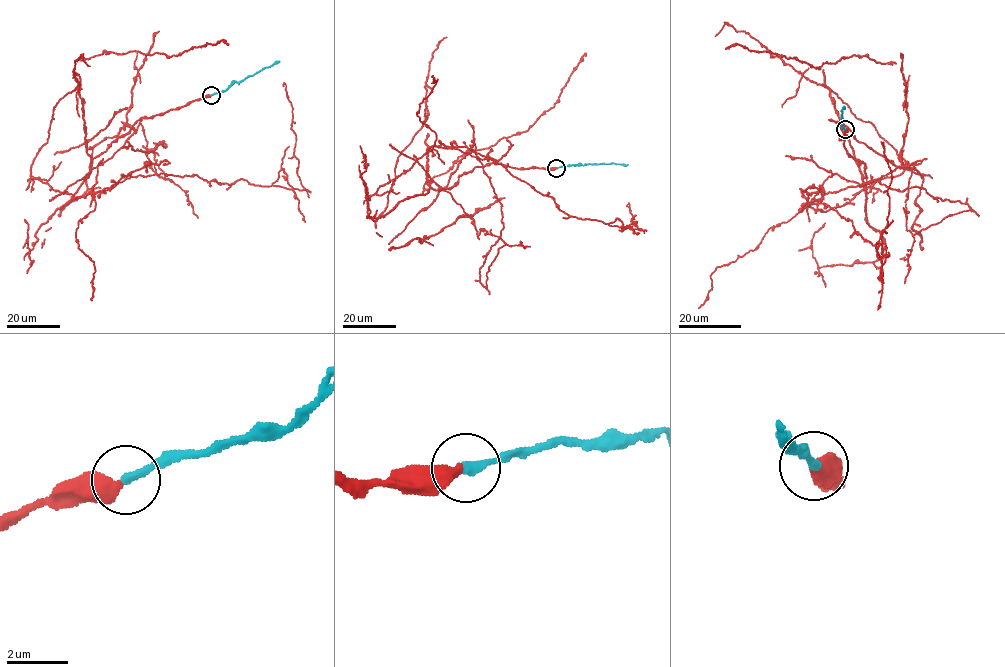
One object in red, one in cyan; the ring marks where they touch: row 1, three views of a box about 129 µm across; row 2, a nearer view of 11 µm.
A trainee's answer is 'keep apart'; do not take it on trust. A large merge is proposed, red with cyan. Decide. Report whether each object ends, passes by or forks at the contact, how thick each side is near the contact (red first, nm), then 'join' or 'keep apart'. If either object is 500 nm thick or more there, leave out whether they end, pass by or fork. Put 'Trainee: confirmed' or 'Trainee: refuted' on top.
Trainee: confirmed
calibres 500 and 280 nm; keep apart

